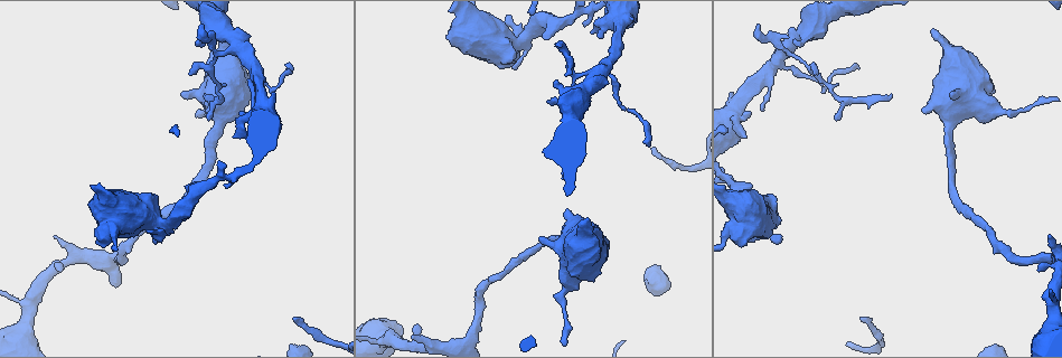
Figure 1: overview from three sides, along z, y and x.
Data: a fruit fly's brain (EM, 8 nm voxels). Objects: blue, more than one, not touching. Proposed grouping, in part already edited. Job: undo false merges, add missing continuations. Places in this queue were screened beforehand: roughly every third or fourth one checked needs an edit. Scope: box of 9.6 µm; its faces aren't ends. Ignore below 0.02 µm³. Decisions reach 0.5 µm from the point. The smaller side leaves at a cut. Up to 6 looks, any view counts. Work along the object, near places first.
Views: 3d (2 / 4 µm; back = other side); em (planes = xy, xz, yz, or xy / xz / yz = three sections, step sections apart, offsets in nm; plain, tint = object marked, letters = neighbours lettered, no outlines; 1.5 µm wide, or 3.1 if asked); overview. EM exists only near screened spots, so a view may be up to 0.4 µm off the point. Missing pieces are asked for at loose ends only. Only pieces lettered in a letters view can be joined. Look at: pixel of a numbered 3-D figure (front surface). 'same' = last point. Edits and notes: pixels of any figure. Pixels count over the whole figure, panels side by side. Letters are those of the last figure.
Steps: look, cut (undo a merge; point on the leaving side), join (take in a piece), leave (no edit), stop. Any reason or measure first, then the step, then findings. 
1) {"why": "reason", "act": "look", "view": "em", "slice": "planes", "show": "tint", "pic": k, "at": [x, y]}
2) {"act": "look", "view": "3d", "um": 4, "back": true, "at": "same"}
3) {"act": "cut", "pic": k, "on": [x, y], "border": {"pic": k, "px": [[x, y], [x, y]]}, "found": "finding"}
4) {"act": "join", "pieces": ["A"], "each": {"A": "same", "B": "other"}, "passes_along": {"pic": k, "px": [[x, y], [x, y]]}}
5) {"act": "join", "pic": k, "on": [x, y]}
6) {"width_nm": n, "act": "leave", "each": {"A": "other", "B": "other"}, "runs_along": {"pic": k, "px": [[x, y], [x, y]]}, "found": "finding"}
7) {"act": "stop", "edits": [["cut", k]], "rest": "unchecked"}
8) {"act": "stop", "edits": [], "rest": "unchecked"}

{"why": "sudden change in width", "act": "look", "view": "em", "slice": "xz", "step": 4, "show": "tint", "pic": 1, "at": [560, 300]}

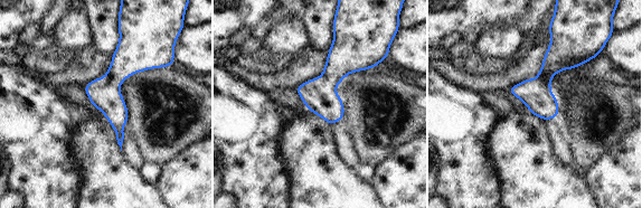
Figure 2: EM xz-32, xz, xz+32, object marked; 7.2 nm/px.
{"why": "another direction", "act": "look", "view": "em", "slice": "planes", "show": "tint", "at": "same"}

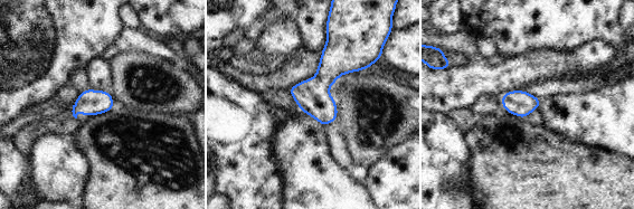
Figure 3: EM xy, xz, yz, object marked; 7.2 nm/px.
{"why": "what lies round it", "act": "look", "view": "em", "slice": "planes", "show": "letters", "at": "same"}

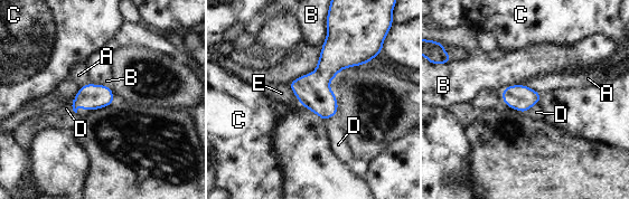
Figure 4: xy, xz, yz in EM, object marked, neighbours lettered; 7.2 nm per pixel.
{"act": "leave", "each": {"A": "other", "B": "other", "C": "other", "D": "other", "E": "other"}, "border": {"pic": 4, "px": [[337, 113], [324, 121]]}, "found": "one neuron here"}

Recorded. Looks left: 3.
{"why": "stops while still wide", "act": "look", "view": "3d", "um": 4, "pic": 1, "at": [953, 95]}

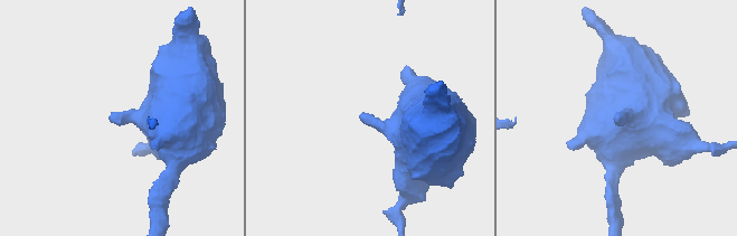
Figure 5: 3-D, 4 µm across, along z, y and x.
{"why": "now the EM", "act": "look", "view": "em", "slice": "planes", "show": "tint", "pic": 5, "at": [362, 117]}

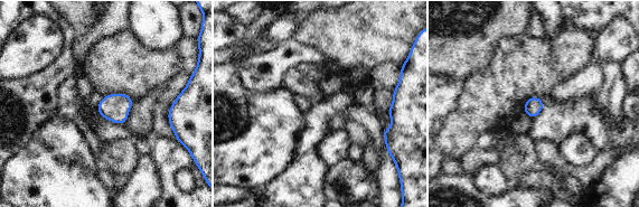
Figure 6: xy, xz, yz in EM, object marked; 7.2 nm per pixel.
{"act": "look", "view": "em", "slice": "planes", "show": "letters", "at": "same"}

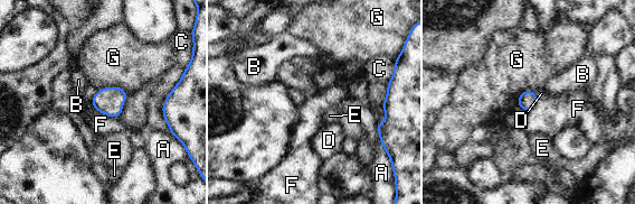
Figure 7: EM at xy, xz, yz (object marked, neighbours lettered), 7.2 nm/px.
{"act": "leave", "each": {"A": "other", "B": "other", "C": "other", "D": "other", "E": "other", "F": "other", "G": "other"}, "border": {"pic": 7, "px": [[93, 107], [97, 111], [117, 119]]}, "found": "no lettered piece goes on from it"}

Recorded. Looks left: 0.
{"act": "stop", "edits": [], "rest": "unchecked"}

